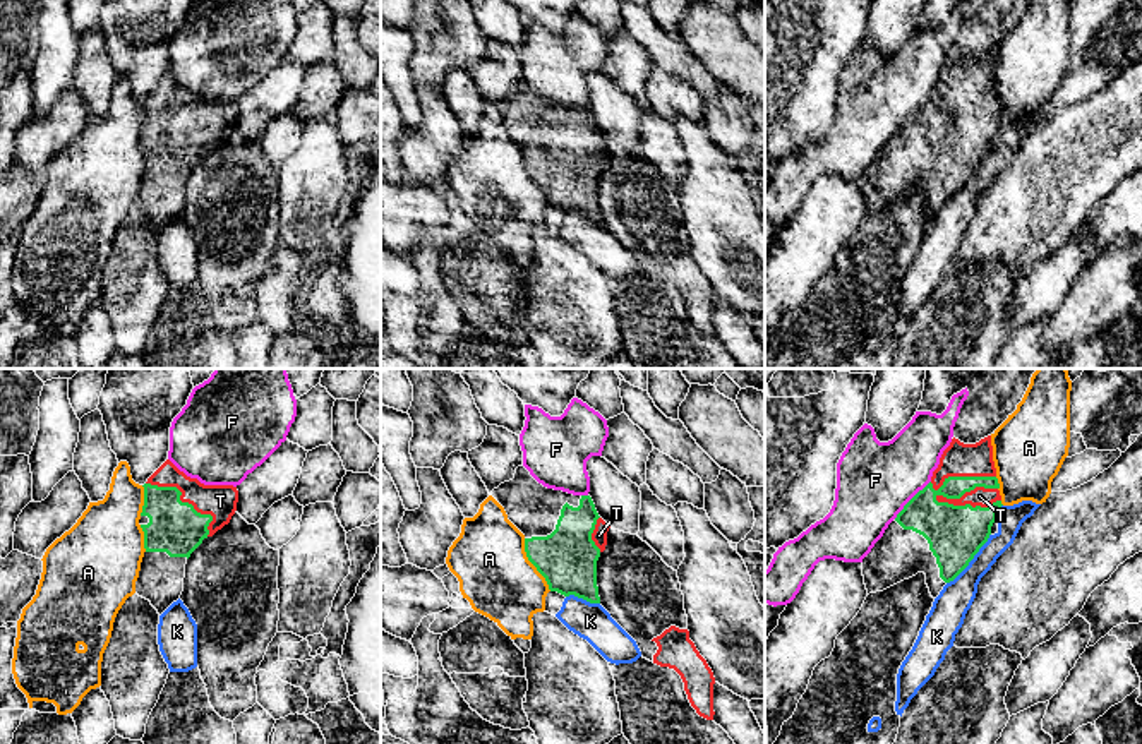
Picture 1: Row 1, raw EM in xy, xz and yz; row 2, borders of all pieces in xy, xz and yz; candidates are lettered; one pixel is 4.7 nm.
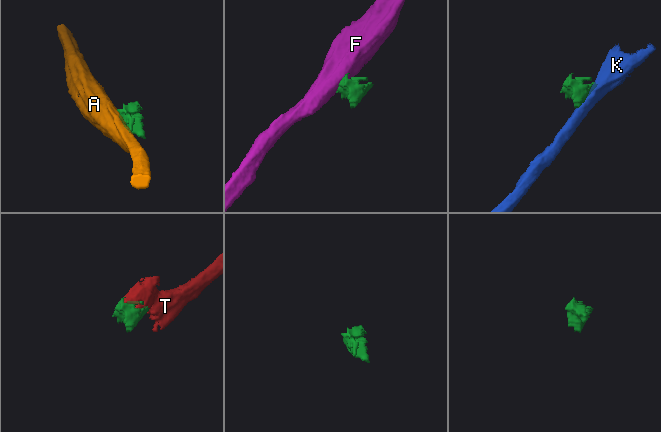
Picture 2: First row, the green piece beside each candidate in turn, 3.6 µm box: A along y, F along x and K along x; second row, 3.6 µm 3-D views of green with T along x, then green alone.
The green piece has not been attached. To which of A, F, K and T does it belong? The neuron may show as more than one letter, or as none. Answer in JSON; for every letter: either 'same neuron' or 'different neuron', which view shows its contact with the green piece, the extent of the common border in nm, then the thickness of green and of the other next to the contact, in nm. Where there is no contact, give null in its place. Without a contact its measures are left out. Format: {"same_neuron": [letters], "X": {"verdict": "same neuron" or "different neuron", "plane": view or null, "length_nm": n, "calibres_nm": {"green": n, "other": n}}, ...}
{"same_neuron": [], "A": {"verdict": "different neuron", "plane": "xz", "length_nm": 280, "calibres_nm": {"green": 280, "other": 340}}, "F": {"verdict": "different neuron", "plane": "yz", "length_nm": 260, "calibres_nm": {"green": 260, "other": 360}}, "K": {"verdict": "different neuron", "plane": "yz", "length_nm": 320, "calibres_nm": {"green": 260, "other": 160}}, "T": {"verdict": "different neuron", "plane": "yz", "length_nm": 320, "calibres_nm": {"green": 260, "other": 90}}}

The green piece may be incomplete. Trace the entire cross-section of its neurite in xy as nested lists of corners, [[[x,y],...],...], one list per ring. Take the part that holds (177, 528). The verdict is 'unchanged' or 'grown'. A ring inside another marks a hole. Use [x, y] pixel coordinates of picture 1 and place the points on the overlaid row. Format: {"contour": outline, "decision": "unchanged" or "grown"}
{"contour": [[[144,483],[139,525],[144,531],[144,557],[135,593],[151,602],[161,615],[183,591],[185,564],[209,535],[211,514],[201,514],[182,502],[177,487]]], "decision": "grown"}

